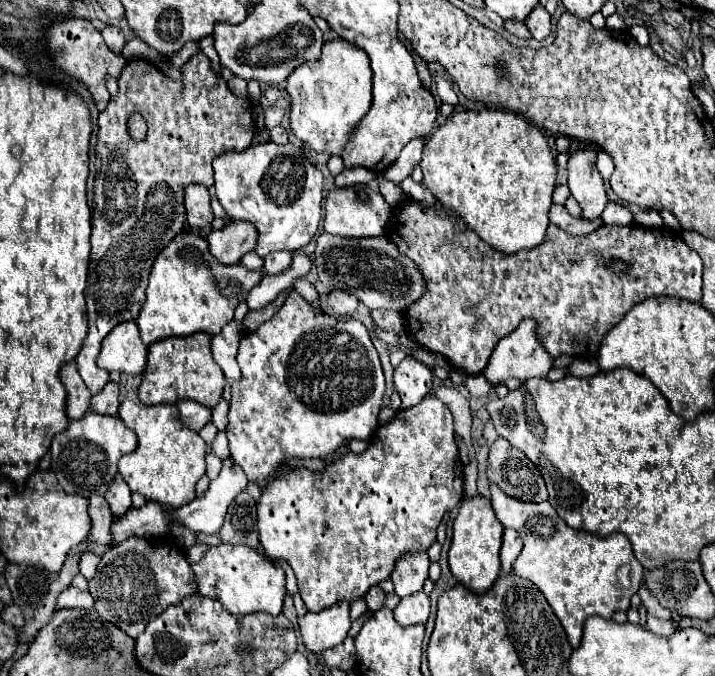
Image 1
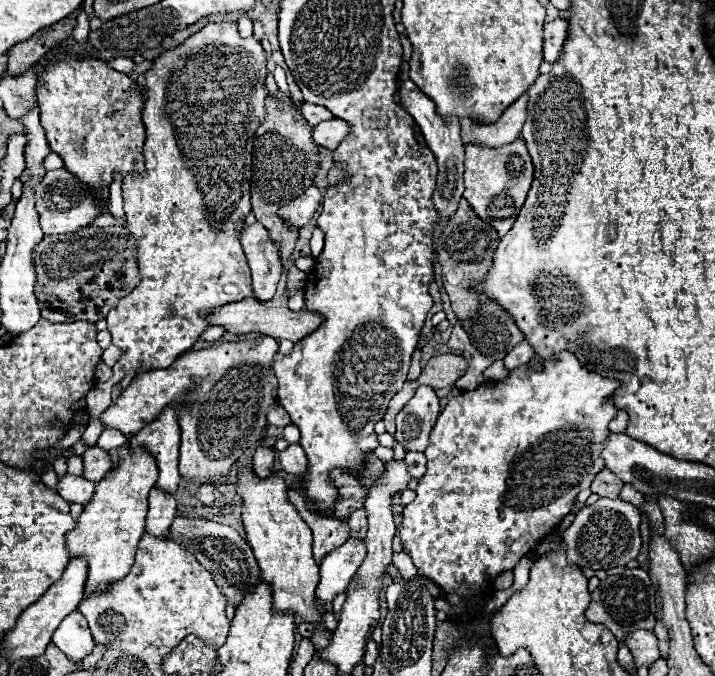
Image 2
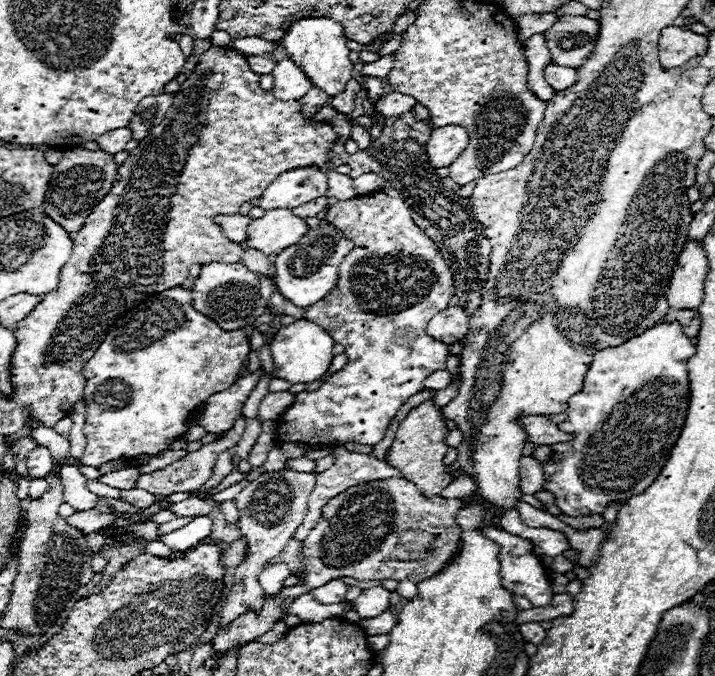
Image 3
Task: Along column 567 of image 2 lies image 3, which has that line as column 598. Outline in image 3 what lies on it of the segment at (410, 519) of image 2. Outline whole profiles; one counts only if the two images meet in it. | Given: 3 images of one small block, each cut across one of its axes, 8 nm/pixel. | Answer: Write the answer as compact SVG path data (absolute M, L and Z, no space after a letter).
M658 322L656 326L648 328L648 332L642 332L640 336L634 336L632 340L616 348L604 348L596 352L594 362L586 372L580 394L568 400L566 408L568 418L558 424L560 430L572 432L574 438L550 446L552 458L540 464L546 478L542 490L550 492L556 498L558 508L564 514L574 518L588 514L602 514L610 504L626 502L628 498L644 492L658 478L658 472L664 468L684 428L688 398L690 398L686 360L690 360L694 352L696 346L682 332L682 326L676 322L672 324Z

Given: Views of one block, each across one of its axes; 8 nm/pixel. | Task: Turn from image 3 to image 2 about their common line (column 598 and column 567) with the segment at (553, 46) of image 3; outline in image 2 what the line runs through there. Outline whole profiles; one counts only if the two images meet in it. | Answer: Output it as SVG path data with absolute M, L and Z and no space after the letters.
M556 18L554 22L544 24L544 60L546 62L556 62L560 58L566 34L568 34L568 24L562 18Z

